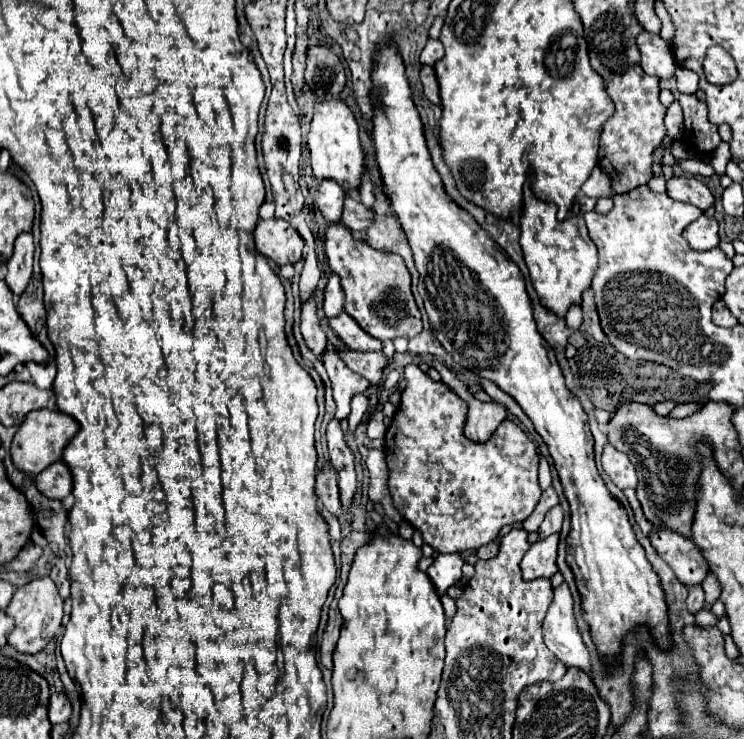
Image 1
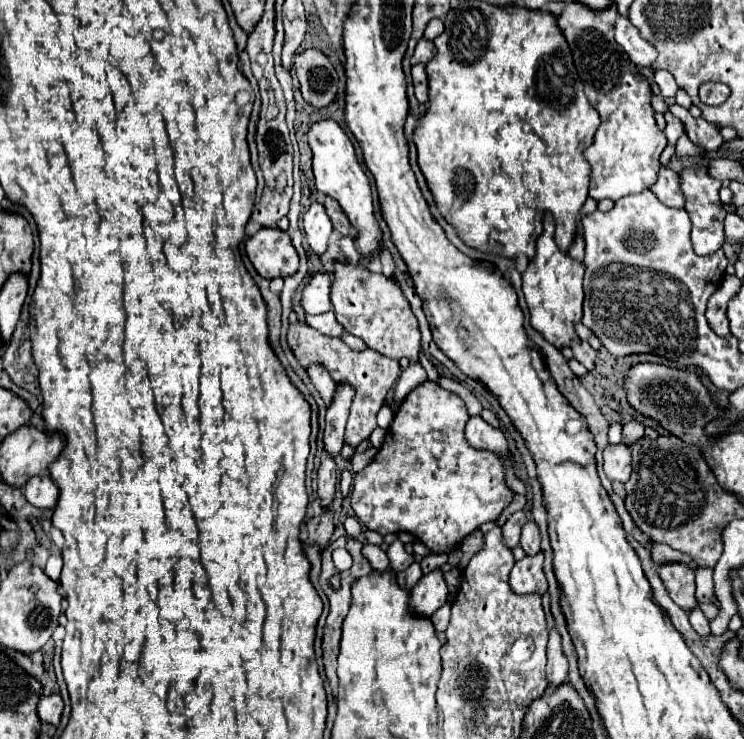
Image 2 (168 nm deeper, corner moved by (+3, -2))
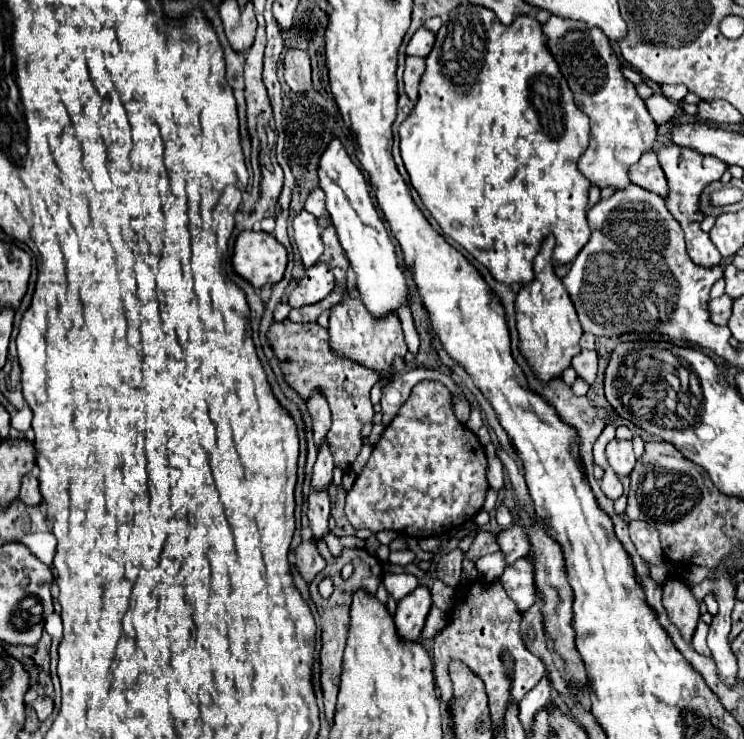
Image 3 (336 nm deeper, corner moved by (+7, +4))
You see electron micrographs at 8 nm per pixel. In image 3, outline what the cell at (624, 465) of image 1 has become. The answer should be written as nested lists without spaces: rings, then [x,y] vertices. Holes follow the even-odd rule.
[[[612,440],[606,446],[606,456],[608,462],[612,466],[612,470],[620,476],[626,476],[632,472],[636,458],[634,458],[634,450],[632,450],[632,440]]]

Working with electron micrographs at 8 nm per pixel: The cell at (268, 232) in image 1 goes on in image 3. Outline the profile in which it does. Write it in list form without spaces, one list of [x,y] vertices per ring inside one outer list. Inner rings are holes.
[[[240,232],[234,244],[232,268],[254,288],[276,284],[286,270],[286,248],[266,232]]]

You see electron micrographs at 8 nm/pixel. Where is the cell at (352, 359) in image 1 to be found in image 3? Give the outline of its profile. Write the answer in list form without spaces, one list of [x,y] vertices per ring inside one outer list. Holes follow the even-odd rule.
[[[290,320],[272,322],[266,332],[266,338],[276,358],[280,360],[280,370],[284,374],[286,384],[294,392],[298,392],[302,400],[310,400],[314,392],[322,392],[326,396],[330,412],[332,412],[332,428],[328,432],[328,446],[334,458],[334,466],[348,472],[362,448],[360,430],[364,424],[370,424],[374,418],[370,390],[378,382],[376,372],[368,372],[366,368],[360,368],[358,364],[352,364],[350,360],[340,360],[332,356],[328,348],[326,328],[322,328],[318,322],[312,322],[312,324],[294,324]]]

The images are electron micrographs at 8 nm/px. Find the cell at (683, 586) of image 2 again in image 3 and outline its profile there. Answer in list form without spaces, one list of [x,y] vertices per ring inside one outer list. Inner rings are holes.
[[[668,578],[662,588],[662,604],[668,612],[670,622],[680,630],[684,642],[692,642],[694,630],[698,626],[698,602],[692,600],[692,594],[688,592],[688,586],[676,578]]]

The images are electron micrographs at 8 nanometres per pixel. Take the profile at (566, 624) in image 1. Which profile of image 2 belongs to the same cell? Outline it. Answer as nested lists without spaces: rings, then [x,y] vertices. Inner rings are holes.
[[[550,628],[550,640],[548,640],[548,680],[550,680],[550,690],[556,688],[558,684],[568,680],[568,660],[562,652],[562,638],[560,632]]]

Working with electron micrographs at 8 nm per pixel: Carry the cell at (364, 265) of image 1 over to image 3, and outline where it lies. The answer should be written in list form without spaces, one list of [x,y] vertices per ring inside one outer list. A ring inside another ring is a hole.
[[[348,292],[344,296],[344,302],[332,306],[328,334],[330,334],[330,350],[334,356],[348,358],[360,366],[376,370],[380,374],[380,380],[388,380],[388,382],[394,376],[392,370],[394,358],[396,356],[404,358],[408,352],[398,316],[388,316],[388,320],[372,320],[364,304],[360,304],[358,292]]]

